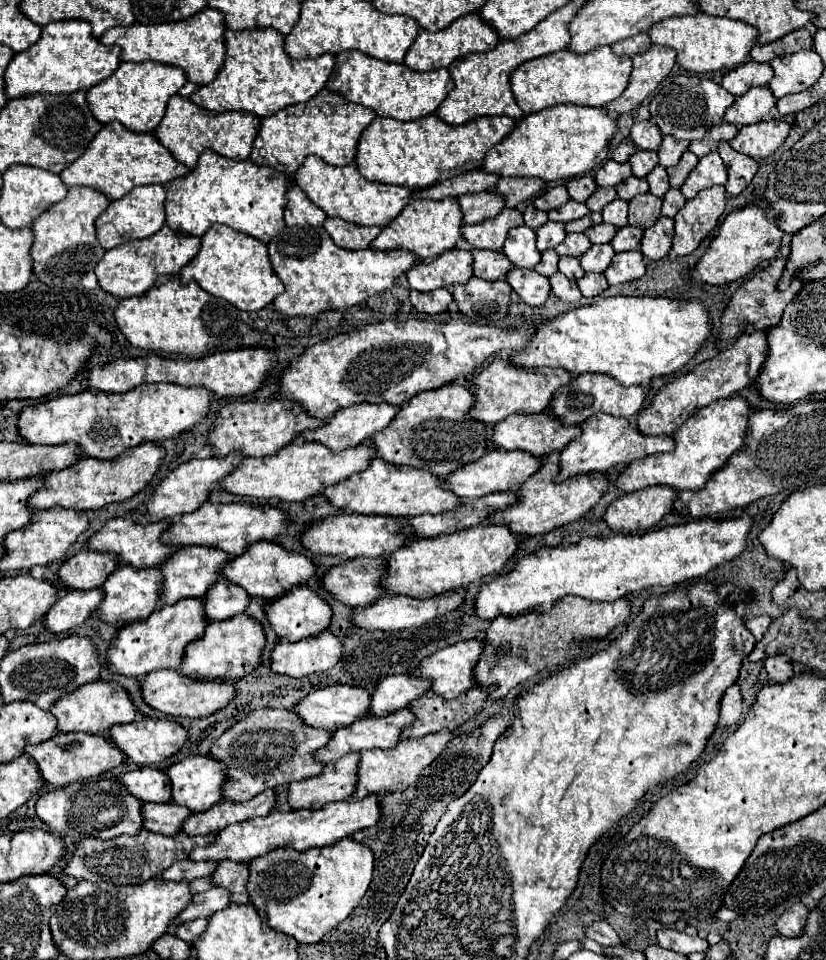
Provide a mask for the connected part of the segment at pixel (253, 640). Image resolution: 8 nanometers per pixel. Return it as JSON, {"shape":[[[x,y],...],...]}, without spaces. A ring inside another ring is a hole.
{"shape":[[[240,614],[236,618],[228,618],[224,622],[212,622],[208,624],[202,638],[192,642],[186,648],[184,662],[182,662],[182,674],[188,678],[200,678],[200,680],[240,680],[242,676],[248,676],[256,666],[262,662],[262,650],[266,646],[266,634],[262,624],[248,616]]]}

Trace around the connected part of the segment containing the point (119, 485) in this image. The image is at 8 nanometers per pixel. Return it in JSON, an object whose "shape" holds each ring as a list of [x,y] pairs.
{"shape":[[[142,442],[112,460],[82,458],[70,468],[64,468],[60,472],[58,470],[50,472],[44,478],[44,488],[32,494],[28,504],[34,510],[62,506],[62,508],[74,508],[80,512],[80,510],[96,510],[112,502],[124,502],[134,494],[142,492],[152,482],[164,458],[166,458],[166,450],[156,442]]]}

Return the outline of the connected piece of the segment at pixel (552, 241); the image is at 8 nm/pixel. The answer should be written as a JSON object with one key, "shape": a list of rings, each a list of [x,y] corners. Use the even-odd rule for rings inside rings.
{"shape":[[[546,222],[544,226],[536,228],[536,236],[538,236],[536,246],[542,252],[542,250],[548,250],[548,248],[554,248],[556,244],[560,244],[566,236],[566,230],[564,230],[564,224],[560,224],[560,222]]]}

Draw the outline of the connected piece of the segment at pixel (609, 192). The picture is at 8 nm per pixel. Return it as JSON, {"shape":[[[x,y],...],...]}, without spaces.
{"shape":[[[598,188],[598,190],[586,200],[586,204],[588,204],[590,212],[602,212],[602,208],[604,208],[608,202],[612,202],[614,198],[616,198],[616,188]]]}

